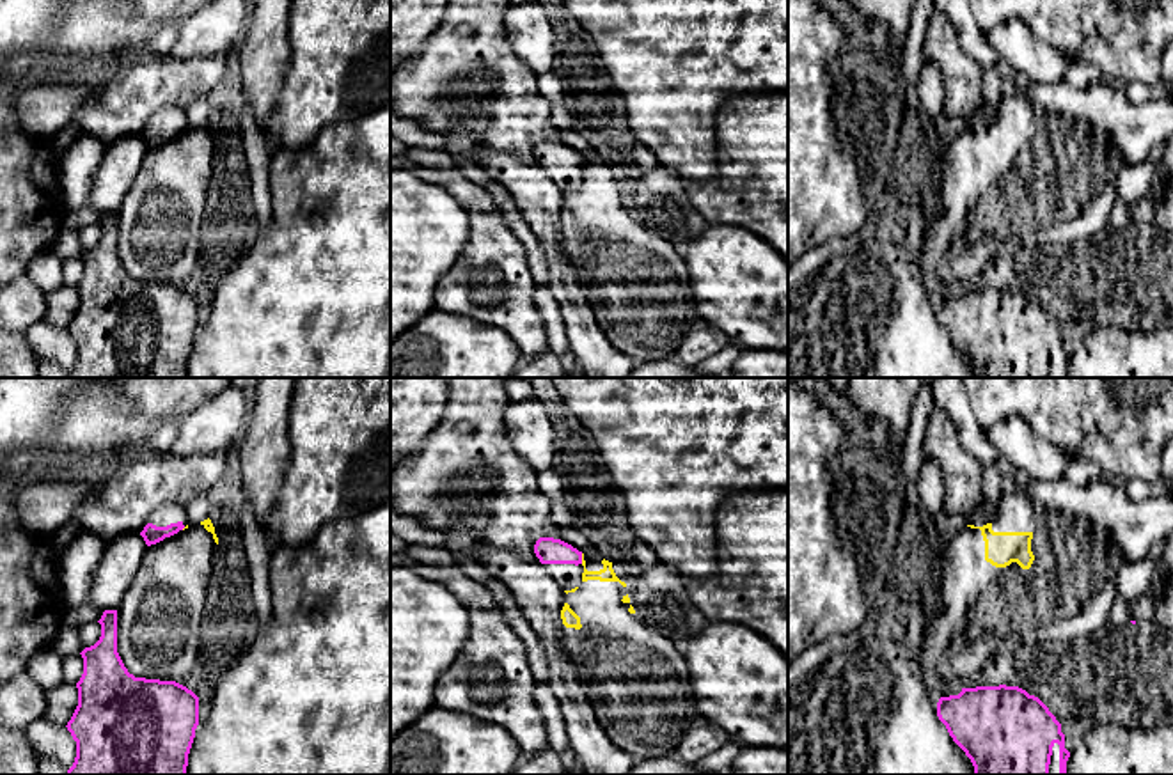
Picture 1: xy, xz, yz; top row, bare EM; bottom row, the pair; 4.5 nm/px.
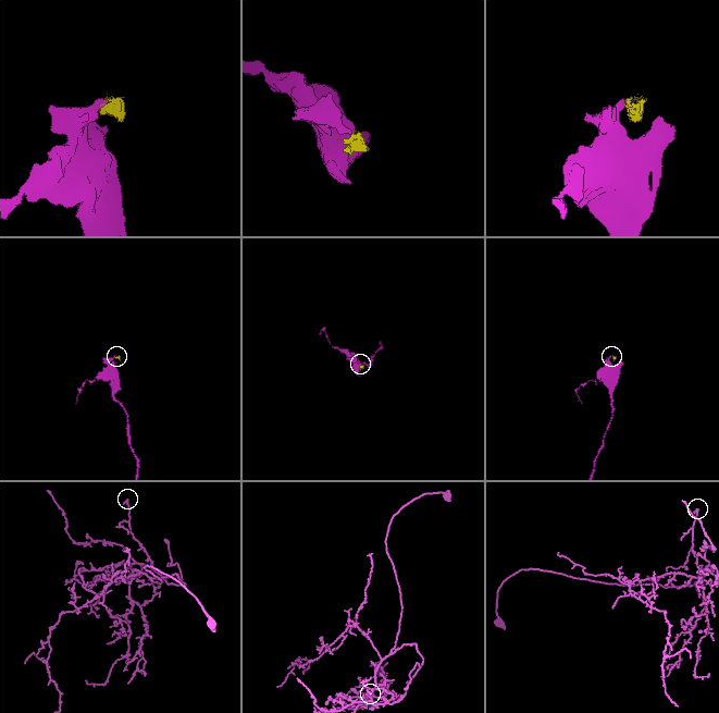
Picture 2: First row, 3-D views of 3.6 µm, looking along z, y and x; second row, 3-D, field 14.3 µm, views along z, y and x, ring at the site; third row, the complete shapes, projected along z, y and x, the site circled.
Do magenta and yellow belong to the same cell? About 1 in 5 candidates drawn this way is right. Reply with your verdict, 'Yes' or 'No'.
No

